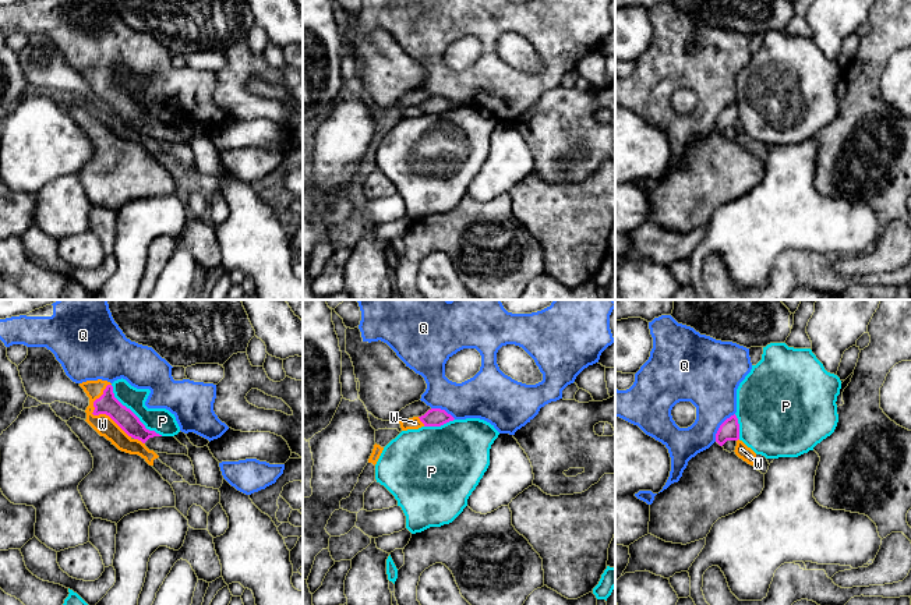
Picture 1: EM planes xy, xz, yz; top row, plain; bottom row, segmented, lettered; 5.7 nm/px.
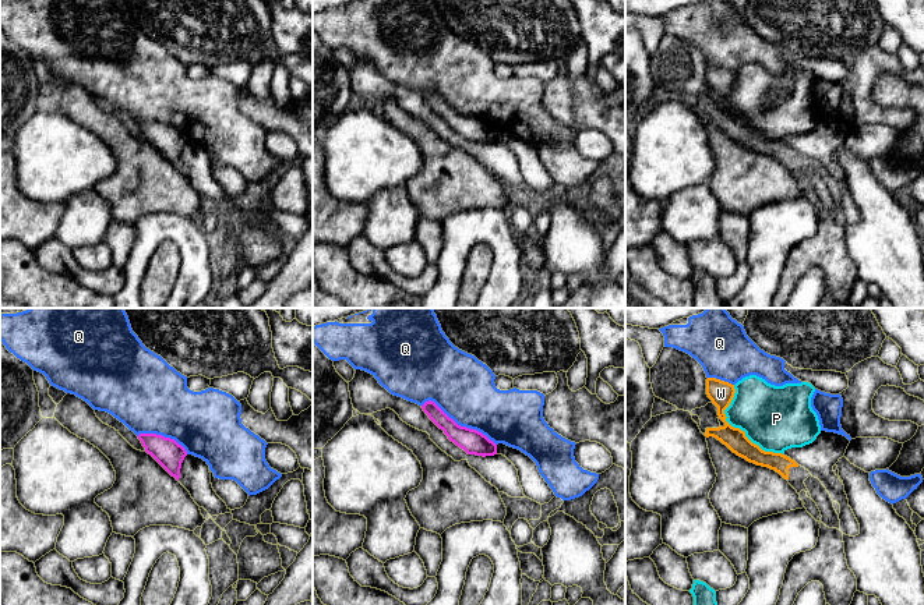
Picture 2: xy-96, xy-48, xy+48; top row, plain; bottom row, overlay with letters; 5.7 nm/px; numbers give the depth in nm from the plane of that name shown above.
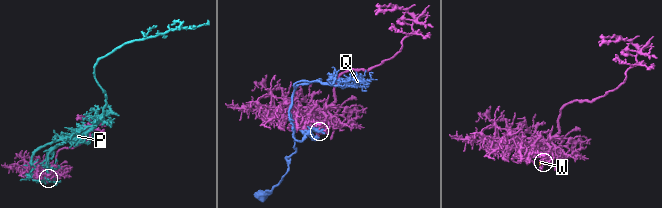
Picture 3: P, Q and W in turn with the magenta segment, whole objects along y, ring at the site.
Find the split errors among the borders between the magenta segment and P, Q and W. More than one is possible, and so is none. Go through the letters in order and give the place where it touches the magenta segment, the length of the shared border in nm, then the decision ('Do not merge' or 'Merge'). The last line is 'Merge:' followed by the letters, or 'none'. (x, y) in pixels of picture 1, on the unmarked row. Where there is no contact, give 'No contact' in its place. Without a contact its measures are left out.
P: Touches magenta at xy (134, 102). Shared border 420 nm. Do not merge
Q: Touches magenta at yz (720, 115). Shared border 200 nm. Do not merge
W: Touches magenta at xy (98, 102). Shared border 340 nm. Merge
Merge: W

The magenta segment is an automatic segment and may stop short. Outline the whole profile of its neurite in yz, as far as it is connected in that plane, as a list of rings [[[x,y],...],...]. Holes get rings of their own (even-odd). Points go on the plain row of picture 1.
[[[737,103],[727,106],[718,116],[716,121],[716,130],[723,134],[727,128],[739,127],[739,112]]]

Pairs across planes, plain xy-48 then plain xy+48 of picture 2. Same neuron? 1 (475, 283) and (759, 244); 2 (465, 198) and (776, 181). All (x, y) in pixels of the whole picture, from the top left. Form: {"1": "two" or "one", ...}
{"1": "two", "2": "one"}

